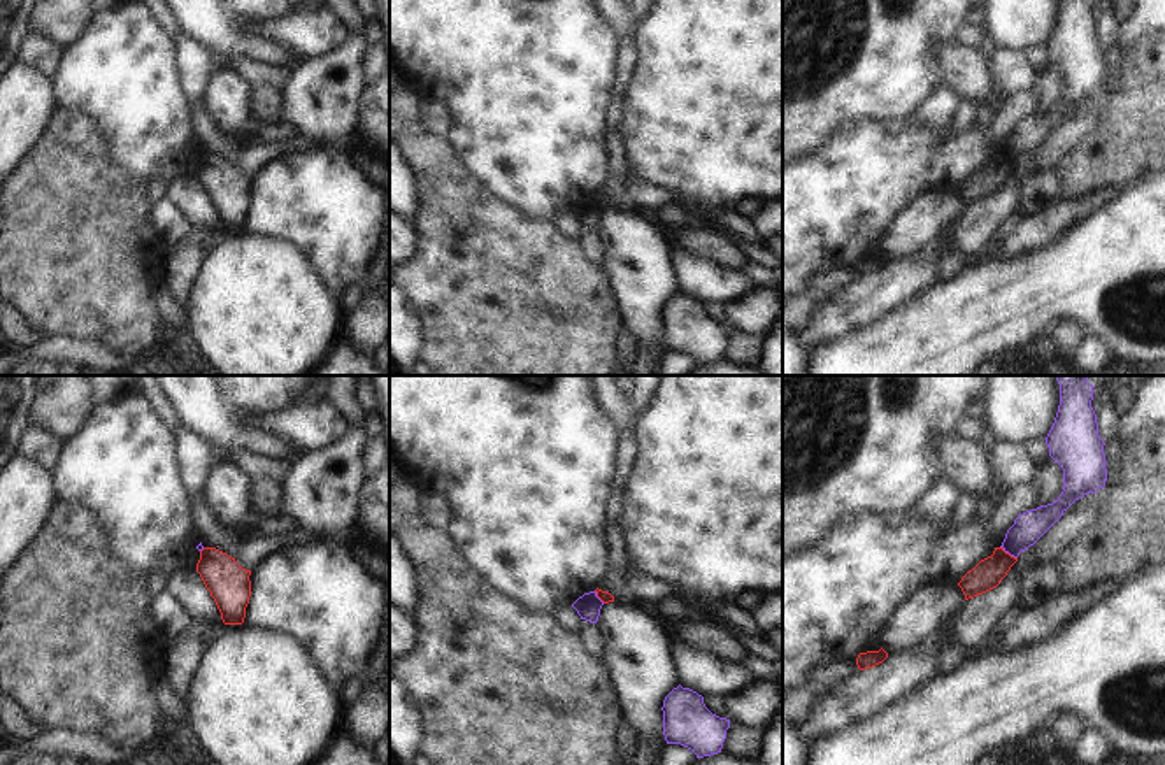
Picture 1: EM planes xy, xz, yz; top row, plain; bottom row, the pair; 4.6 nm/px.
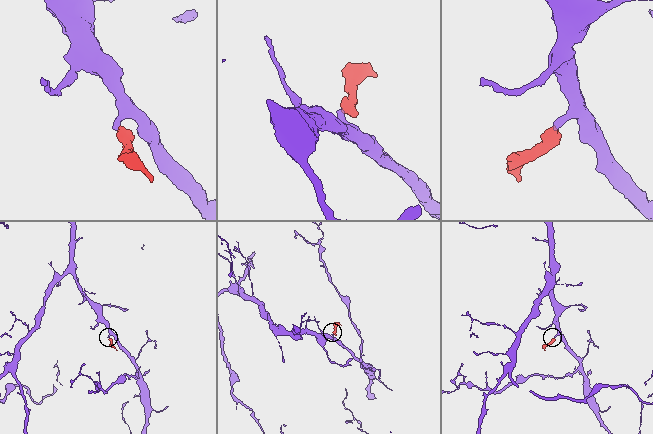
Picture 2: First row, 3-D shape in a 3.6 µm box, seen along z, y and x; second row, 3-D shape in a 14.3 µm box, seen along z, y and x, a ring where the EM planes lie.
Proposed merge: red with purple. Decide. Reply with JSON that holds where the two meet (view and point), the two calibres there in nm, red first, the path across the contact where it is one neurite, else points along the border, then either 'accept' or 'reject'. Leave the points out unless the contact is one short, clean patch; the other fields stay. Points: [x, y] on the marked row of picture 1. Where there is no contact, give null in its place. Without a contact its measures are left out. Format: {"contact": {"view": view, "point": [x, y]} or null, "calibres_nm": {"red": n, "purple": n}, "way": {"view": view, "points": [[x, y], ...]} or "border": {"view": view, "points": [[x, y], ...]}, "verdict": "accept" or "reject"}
{"contact": {"view": "yz", "point": [1007, 553]}, "calibres_nm": {"red": 140, "purple": 140}, "border": {"view": "yz", "points": [[1000, 546], [1016, 558]]}, "verdict": "reject"}

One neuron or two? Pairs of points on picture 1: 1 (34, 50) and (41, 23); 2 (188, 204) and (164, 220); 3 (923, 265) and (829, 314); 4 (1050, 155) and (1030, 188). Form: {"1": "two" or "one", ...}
{"1": "two", "2": "two", "3": "one", "4": "two"}

